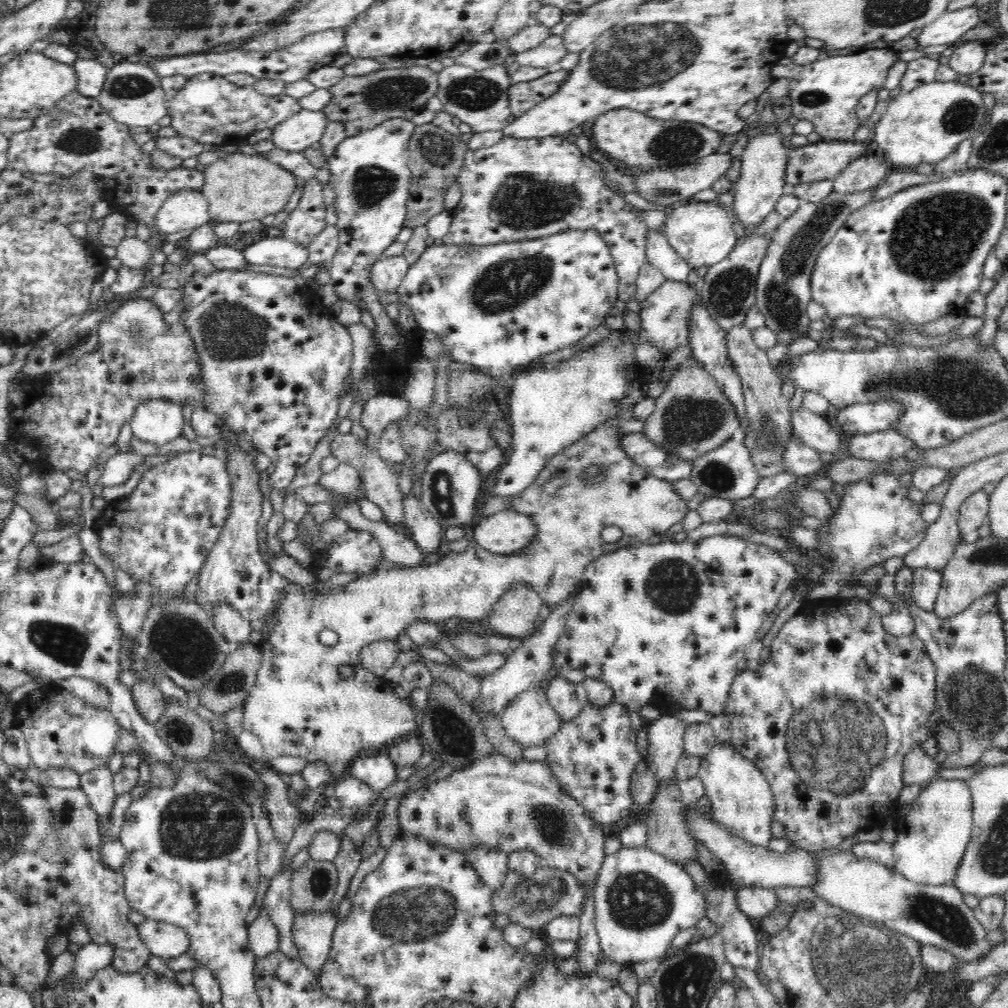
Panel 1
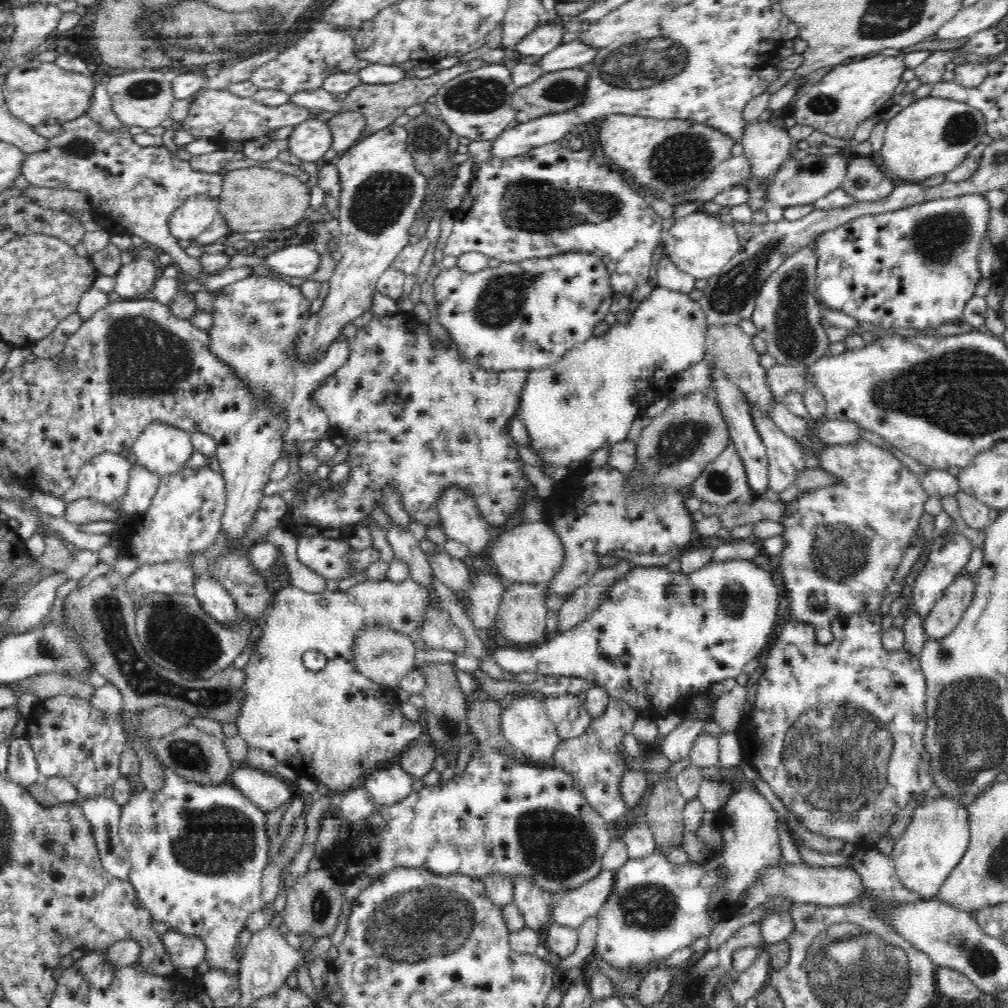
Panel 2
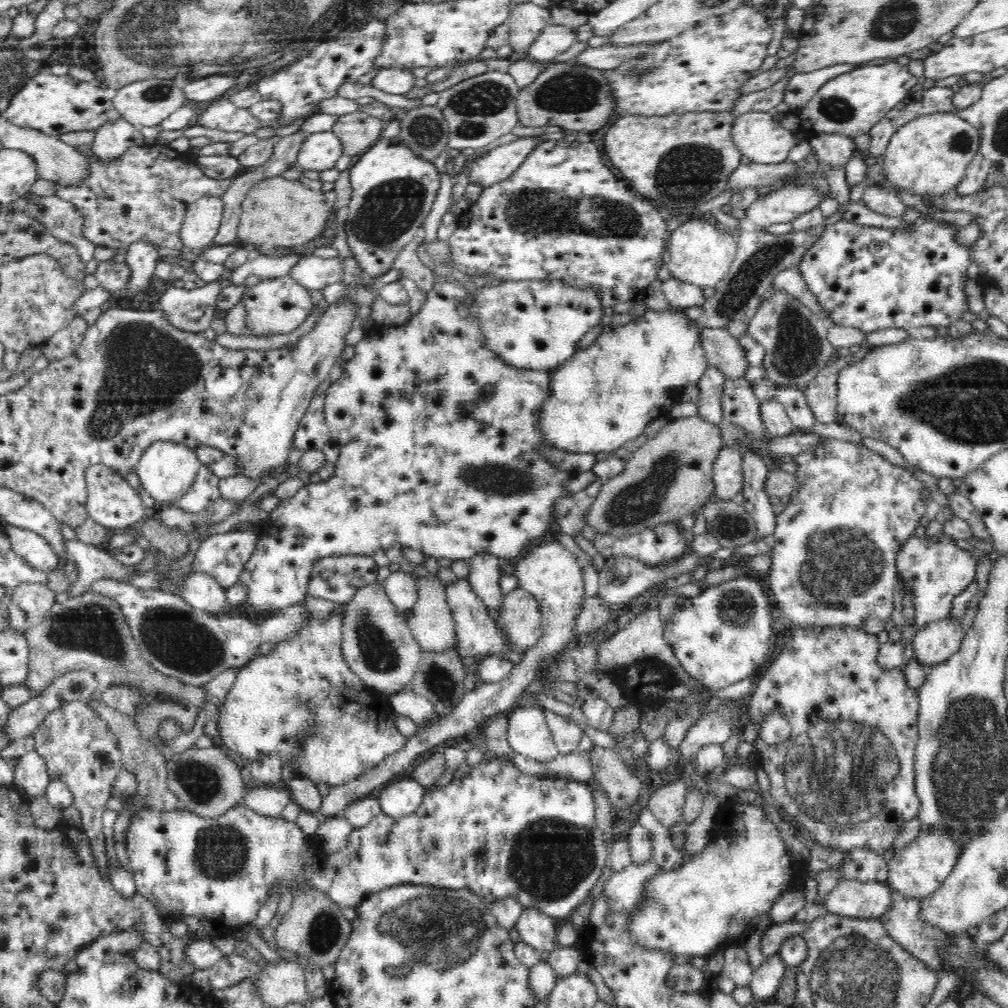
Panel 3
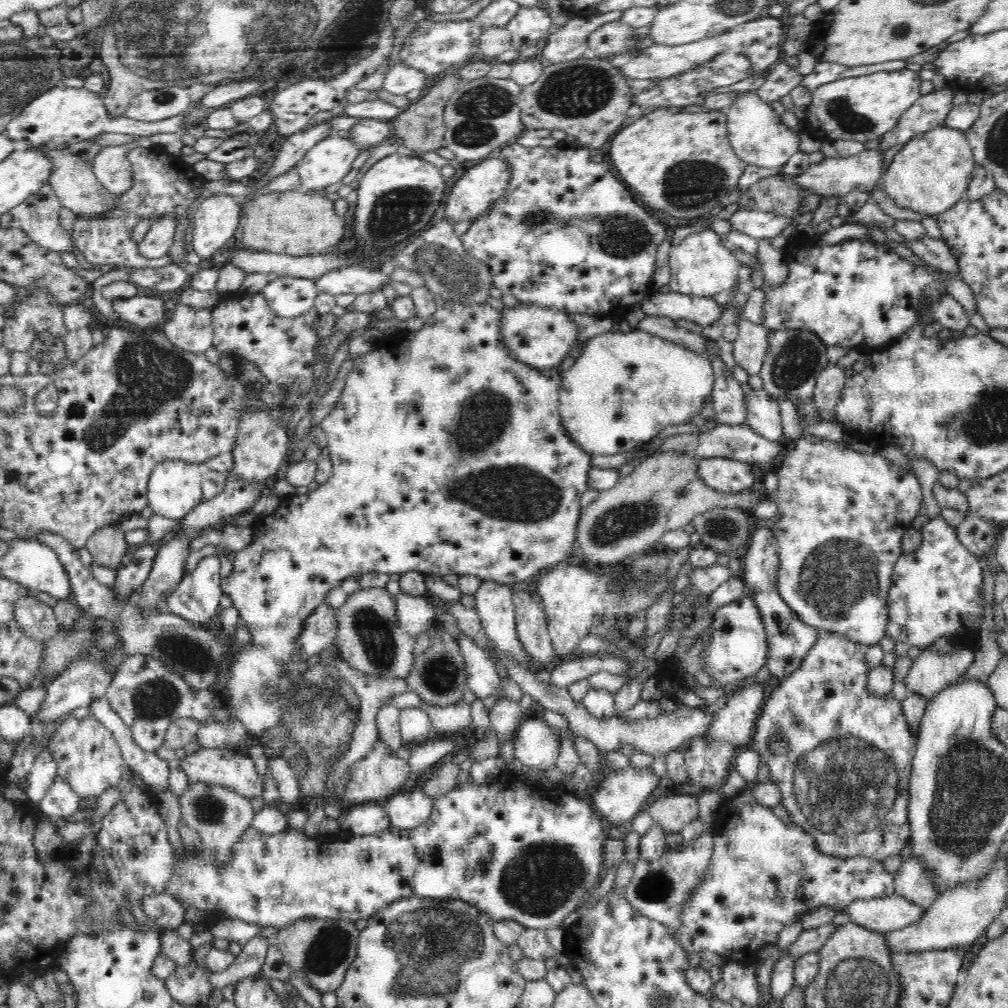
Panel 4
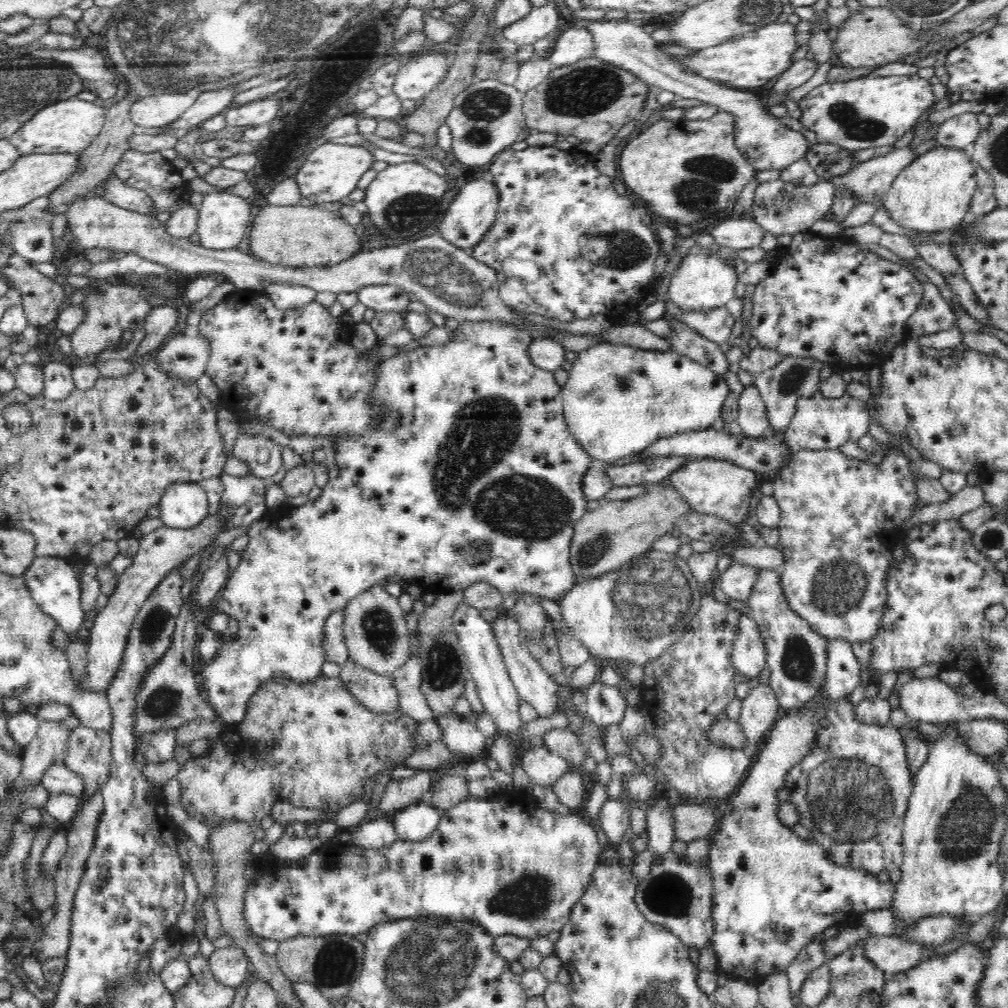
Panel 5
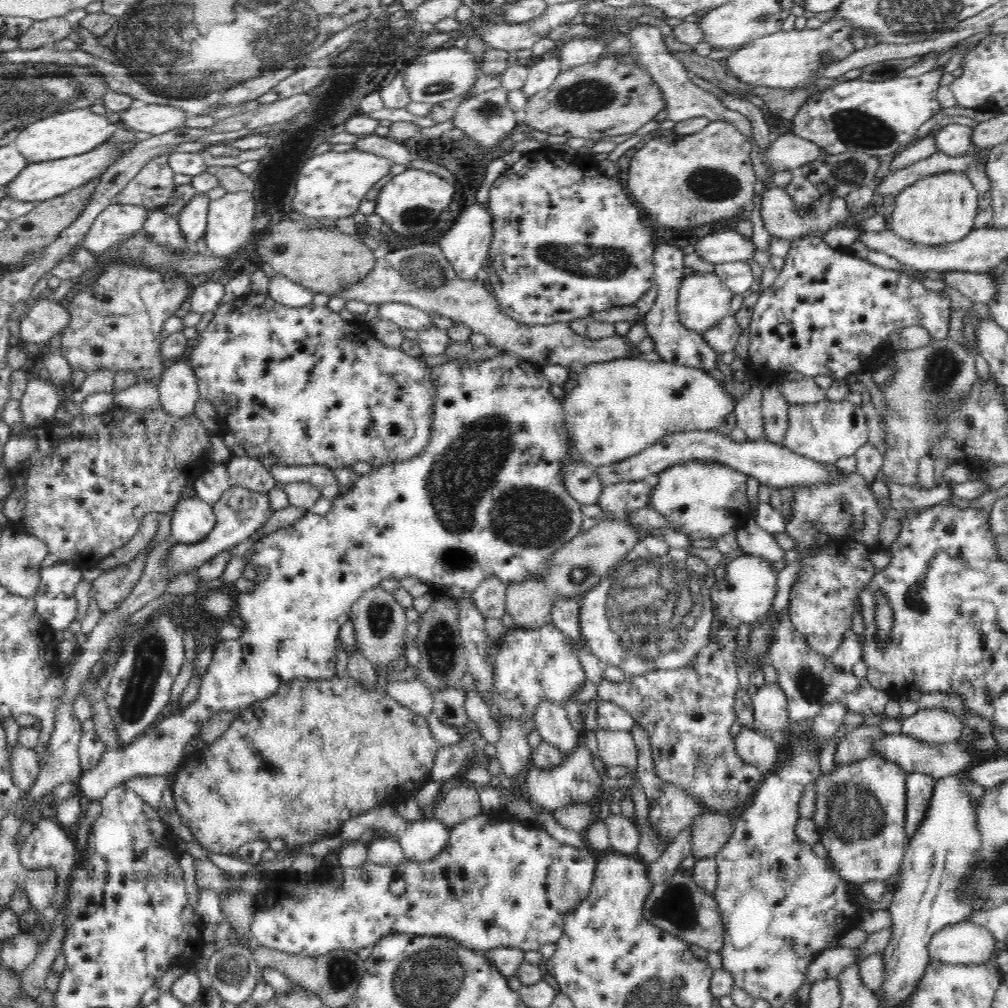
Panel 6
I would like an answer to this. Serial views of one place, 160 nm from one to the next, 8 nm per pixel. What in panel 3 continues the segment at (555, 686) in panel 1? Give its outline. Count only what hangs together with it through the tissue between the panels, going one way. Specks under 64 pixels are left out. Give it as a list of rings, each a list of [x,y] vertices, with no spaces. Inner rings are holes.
[[[542,708],[548,728],[551,730],[554,743],[559,753],[577,751],[582,737],[586,736],[582,728],[574,720]]]

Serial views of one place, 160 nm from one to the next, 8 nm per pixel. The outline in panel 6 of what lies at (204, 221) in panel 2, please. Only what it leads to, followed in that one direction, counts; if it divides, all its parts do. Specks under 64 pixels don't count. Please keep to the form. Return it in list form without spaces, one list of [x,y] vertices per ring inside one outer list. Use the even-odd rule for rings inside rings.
[[[231,192],[219,199],[209,200],[207,227],[202,237],[206,241],[210,254],[228,257],[255,237],[256,233],[252,228],[256,216],[254,215],[254,203],[254,197],[250,192]]]

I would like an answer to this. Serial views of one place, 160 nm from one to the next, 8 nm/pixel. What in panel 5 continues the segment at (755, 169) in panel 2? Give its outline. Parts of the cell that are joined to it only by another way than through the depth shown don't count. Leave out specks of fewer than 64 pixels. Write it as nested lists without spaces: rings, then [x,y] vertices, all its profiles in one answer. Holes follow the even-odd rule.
[[[625,19],[587,20],[584,22],[587,30],[593,35],[597,54],[605,57],[606,61],[622,69],[630,71],[640,80],[646,82],[658,91],[670,91],[680,95],[682,99],[694,99],[705,104],[717,106],[720,111],[729,112],[734,117],[733,137],[735,145],[744,154],[744,159],[756,170],[782,171],[786,166],[805,158],[809,152],[810,143],[799,131],[787,128],[763,106],[754,94],[747,90],[725,88],[712,81],[685,71],[682,66],[673,61],[659,46],[650,33],[646,33],[641,24]]]

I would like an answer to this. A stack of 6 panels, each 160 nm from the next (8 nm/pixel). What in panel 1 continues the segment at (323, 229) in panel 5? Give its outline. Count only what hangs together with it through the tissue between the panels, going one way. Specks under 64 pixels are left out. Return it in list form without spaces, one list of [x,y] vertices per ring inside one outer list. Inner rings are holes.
[[[236,152],[205,166],[201,193],[208,201],[211,221],[242,223],[283,210],[296,186],[296,176],[262,156]]]

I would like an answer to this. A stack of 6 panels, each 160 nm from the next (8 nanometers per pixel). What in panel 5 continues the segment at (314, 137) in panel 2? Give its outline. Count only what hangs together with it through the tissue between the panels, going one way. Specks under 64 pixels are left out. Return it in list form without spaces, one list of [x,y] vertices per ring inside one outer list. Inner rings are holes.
[[[330,141],[318,143],[296,175],[303,203],[314,206],[324,202],[348,202],[348,195],[356,188],[366,170],[372,168],[374,160],[372,154],[362,145],[351,146]]]

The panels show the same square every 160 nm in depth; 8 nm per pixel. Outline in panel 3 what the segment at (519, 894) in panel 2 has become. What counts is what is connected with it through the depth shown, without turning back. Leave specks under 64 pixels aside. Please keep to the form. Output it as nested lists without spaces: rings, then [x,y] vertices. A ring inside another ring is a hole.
[[[524,907],[515,926],[520,940],[532,945],[538,952],[550,952],[558,943],[558,921],[538,909]]]

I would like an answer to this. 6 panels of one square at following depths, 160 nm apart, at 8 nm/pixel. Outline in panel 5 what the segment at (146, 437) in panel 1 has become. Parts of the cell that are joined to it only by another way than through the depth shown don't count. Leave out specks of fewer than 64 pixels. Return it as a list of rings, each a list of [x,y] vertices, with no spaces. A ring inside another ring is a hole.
[[[175,482],[164,489],[160,498],[160,520],[169,528],[190,530],[209,516],[209,503],[197,482]]]

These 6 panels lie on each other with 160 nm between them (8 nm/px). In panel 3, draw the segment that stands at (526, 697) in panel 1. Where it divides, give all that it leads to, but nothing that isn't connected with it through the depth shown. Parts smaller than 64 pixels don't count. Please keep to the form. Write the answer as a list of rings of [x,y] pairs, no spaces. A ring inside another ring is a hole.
[[[530,701],[508,714],[507,741],[512,750],[530,760],[550,762],[559,755],[543,709]]]

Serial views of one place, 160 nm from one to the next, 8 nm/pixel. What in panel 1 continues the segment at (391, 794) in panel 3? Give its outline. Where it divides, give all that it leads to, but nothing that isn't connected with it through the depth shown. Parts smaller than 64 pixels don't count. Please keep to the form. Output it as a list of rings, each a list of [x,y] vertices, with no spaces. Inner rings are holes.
[[[384,752],[358,755],[349,769],[353,778],[368,784],[374,792],[396,783],[396,764]]]

